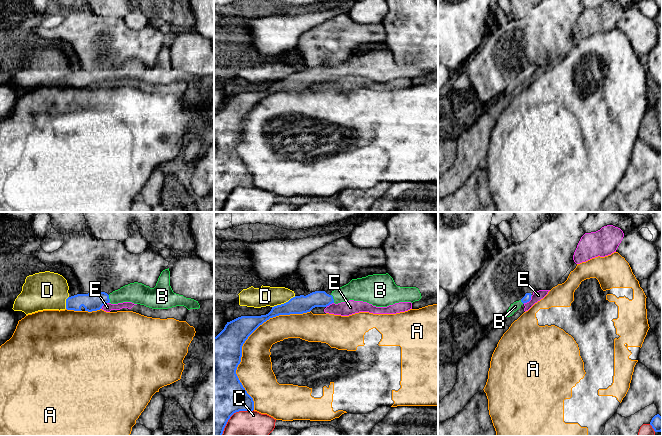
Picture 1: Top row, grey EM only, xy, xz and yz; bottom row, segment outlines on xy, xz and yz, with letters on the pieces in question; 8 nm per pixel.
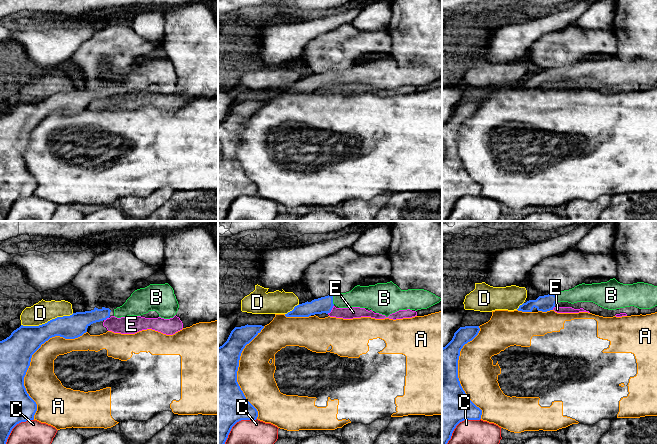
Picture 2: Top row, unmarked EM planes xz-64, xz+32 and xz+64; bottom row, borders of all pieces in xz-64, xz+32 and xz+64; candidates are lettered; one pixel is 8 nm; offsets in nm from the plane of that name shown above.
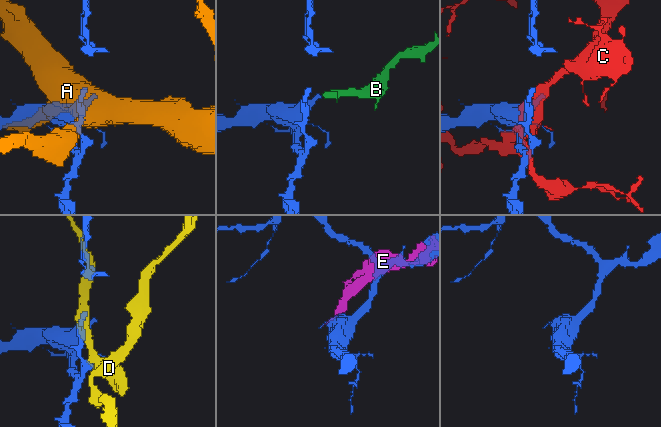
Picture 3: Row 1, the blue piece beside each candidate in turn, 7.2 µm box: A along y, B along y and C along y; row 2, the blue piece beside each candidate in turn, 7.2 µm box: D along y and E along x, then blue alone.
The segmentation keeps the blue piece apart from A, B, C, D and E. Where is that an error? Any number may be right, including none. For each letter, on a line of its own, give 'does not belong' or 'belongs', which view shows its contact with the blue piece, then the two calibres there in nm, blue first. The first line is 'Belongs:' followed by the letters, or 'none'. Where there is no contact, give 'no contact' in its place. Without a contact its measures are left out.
Belongs: B
A: does not belong; meets blue in xz; 340 nm thick on the blue side, 280 nm on the other
B: belongs; meets blue in xz; 140 nm thick on the blue side, 190 nm on the other
C: does not belong; meets blue in xz; 460 nm thick on the blue side, 360 nm on the other
D: does not belong; meets blue in xz; 150 nm thick on the blue side, 160 nm on the other
E: does not belong; meets blue in yz; 60 nm thick on the blue side, 80 nm on the other

